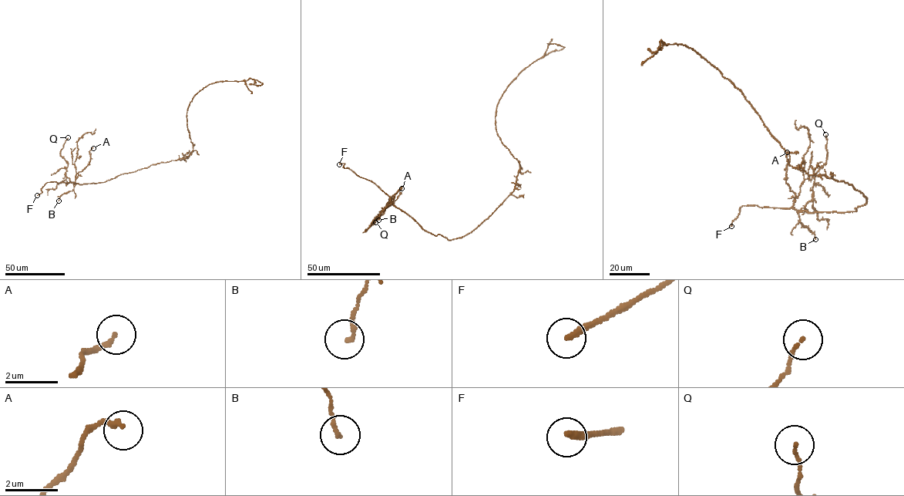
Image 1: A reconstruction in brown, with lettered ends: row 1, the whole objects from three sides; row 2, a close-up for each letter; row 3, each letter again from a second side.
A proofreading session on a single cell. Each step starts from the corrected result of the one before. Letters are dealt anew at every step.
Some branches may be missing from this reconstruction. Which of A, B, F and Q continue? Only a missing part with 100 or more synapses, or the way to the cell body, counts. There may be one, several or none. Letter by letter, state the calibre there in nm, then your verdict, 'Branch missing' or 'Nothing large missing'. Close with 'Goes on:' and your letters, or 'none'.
A: Thickness 160 nm. Nothing large missing
B: Thickness 150 nm. Nothing large missing
F: Thickness 260 nm. Branch missing
Q: Thickness 120 nm. Nothing large missing
Goes on: F

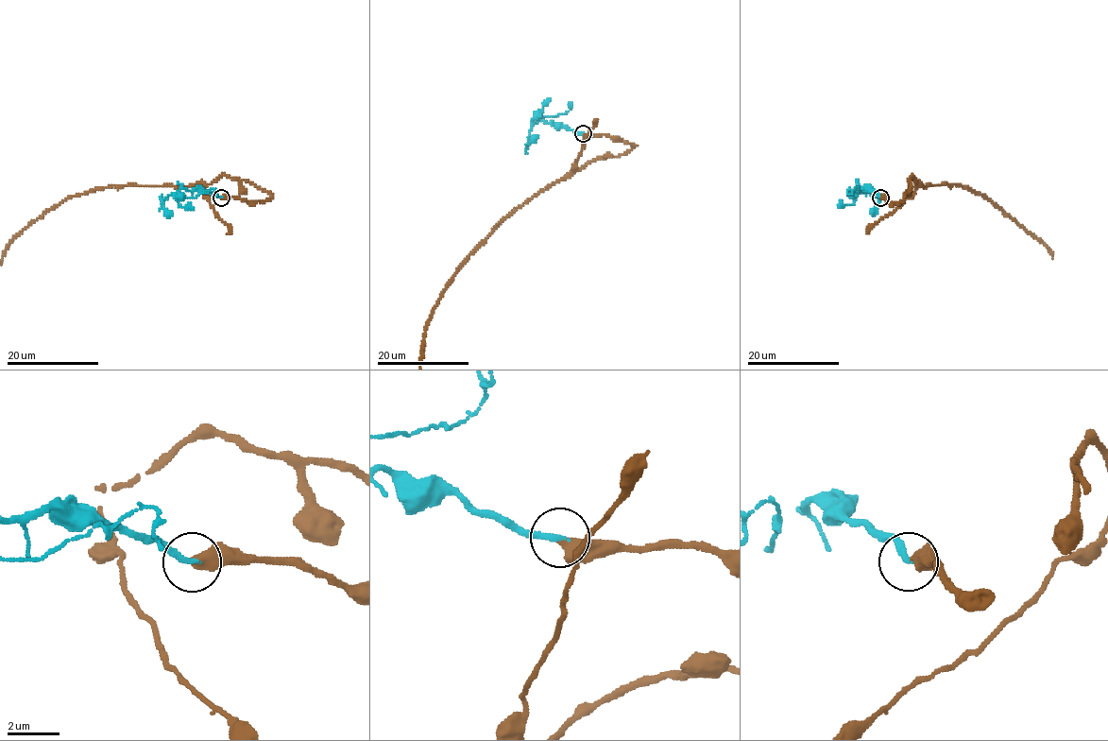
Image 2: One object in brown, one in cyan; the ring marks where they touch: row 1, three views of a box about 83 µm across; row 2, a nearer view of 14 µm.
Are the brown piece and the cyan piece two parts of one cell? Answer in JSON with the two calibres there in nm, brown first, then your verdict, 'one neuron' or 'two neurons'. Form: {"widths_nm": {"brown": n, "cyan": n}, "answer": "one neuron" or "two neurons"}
{"widths_nm": {"brown": 460, "cyan": 240}, "answer": "one neuron"}

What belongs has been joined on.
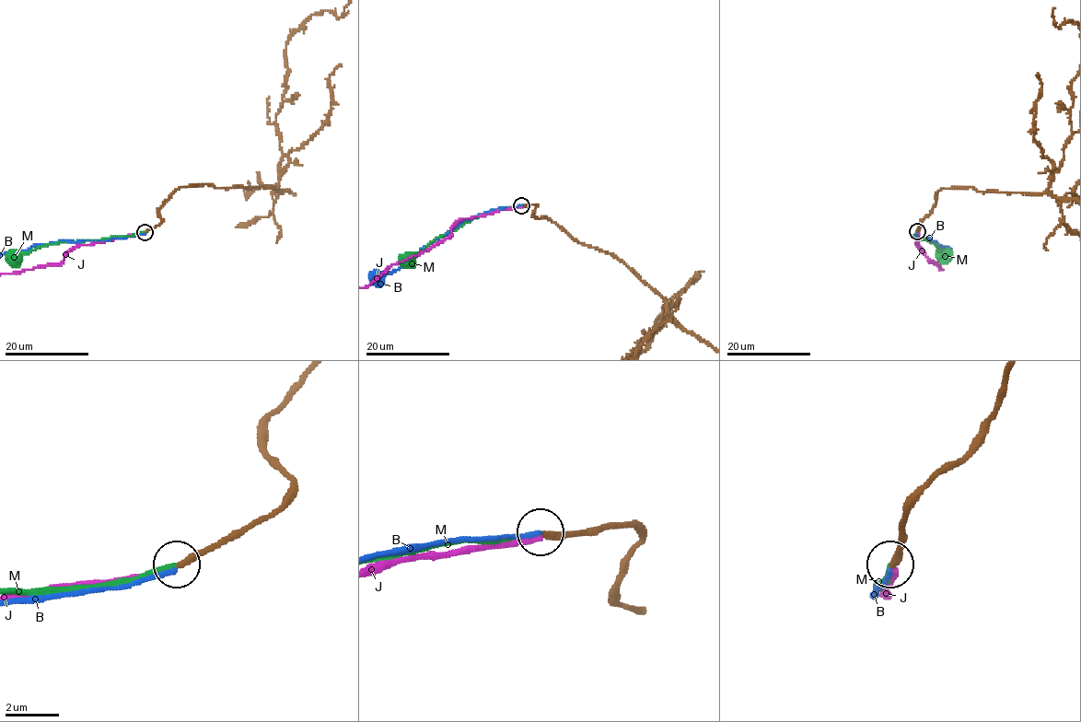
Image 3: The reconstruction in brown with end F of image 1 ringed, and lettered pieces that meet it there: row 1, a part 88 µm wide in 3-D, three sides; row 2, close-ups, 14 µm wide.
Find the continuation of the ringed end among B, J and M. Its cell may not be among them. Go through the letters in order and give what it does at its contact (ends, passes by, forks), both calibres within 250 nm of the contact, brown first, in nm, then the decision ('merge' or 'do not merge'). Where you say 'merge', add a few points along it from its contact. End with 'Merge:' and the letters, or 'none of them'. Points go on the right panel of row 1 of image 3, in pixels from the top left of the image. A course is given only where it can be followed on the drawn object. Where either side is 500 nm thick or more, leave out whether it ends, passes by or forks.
B: it ends there; 260 nm thick on the brown side, 170 nm on the other; do not merge
J: it ends there; 260 nm thick on the brown side, 240 nm on the other; do not merge
M: it ends there; 260 nm thick on the brown side, 160 nm on the other; merge; it runs (917, 232), (914, 235), (917, 238), (931, 241), (943, 254)
Merge: M

